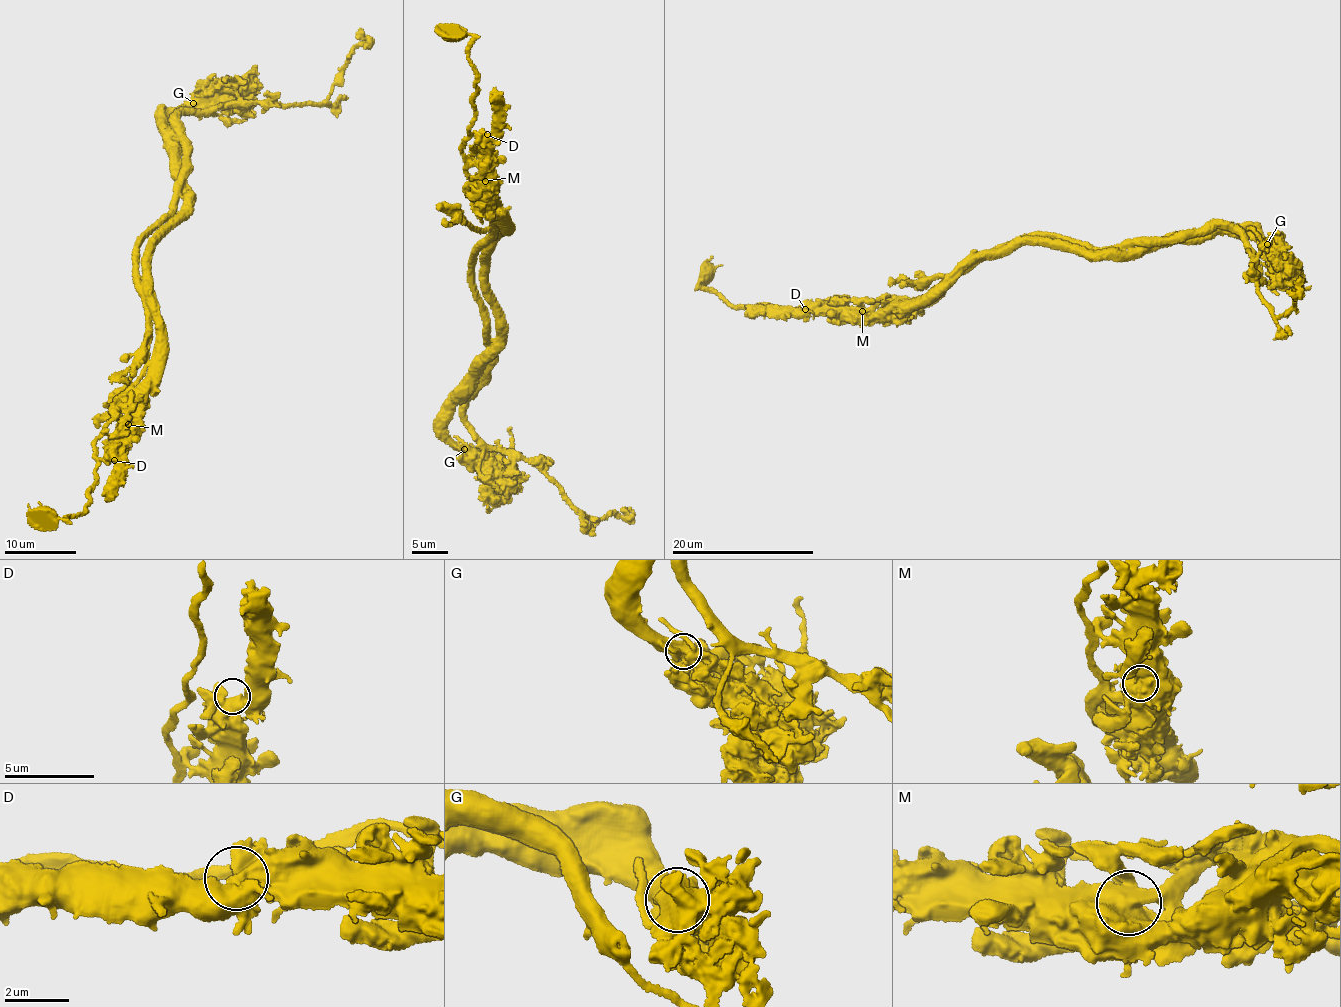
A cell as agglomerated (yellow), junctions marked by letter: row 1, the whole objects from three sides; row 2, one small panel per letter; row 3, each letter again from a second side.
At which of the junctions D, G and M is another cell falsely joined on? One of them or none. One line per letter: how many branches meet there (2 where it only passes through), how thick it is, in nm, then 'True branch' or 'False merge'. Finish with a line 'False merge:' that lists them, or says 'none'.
D: Branches: 2. Thickness 600 nm. True branch
G: Branches: 3. Thickness 700 nm. True branch
M: Branches: 2. Thickness 850 nm. False merge
False merge: M

